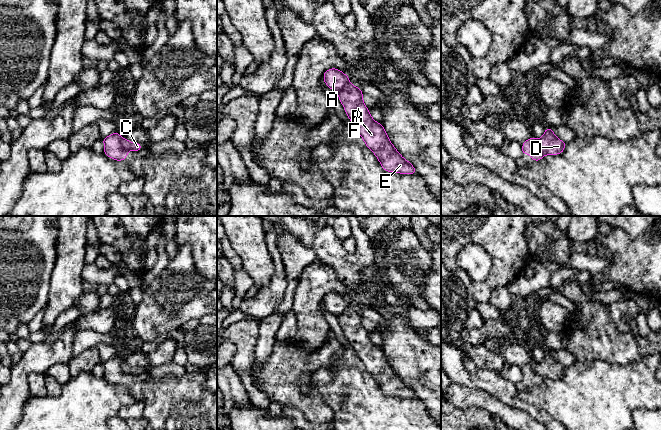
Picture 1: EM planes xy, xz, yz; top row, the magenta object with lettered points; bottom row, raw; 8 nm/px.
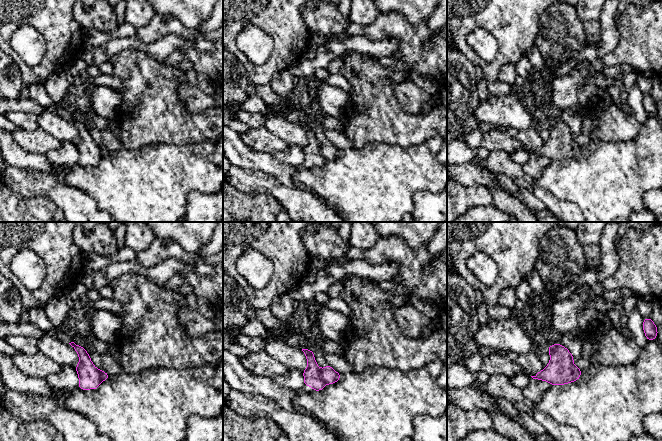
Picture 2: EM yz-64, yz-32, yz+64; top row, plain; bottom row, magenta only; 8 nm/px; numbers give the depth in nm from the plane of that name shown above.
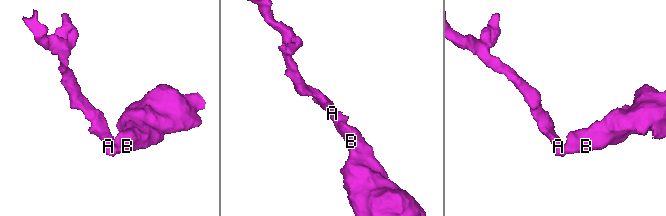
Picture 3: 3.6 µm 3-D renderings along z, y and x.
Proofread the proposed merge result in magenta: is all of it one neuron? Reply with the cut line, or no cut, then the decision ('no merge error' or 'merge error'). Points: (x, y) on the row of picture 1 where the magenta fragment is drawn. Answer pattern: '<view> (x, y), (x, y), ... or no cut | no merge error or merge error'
yz (534, 139), (533, 145), (543, 155) | merge error

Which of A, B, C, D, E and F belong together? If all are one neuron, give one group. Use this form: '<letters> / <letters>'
A / B C D E F

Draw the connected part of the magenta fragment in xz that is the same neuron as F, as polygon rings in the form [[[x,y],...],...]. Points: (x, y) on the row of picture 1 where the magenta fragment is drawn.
[[[348,82],[338,92],[338,97],[352,125],[385,171],[417,174],[414,166],[404,159],[390,142],[383,125],[371,117],[370,111],[363,102],[361,89]]]

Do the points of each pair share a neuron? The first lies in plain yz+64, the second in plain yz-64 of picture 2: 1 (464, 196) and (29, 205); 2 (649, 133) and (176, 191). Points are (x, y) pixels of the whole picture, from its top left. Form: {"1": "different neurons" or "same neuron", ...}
{"1": "same neuron", "2": "same neuron"}

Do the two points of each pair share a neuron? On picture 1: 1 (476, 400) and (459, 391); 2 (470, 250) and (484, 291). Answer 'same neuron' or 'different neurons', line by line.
1: same neuron
2: different neurons

